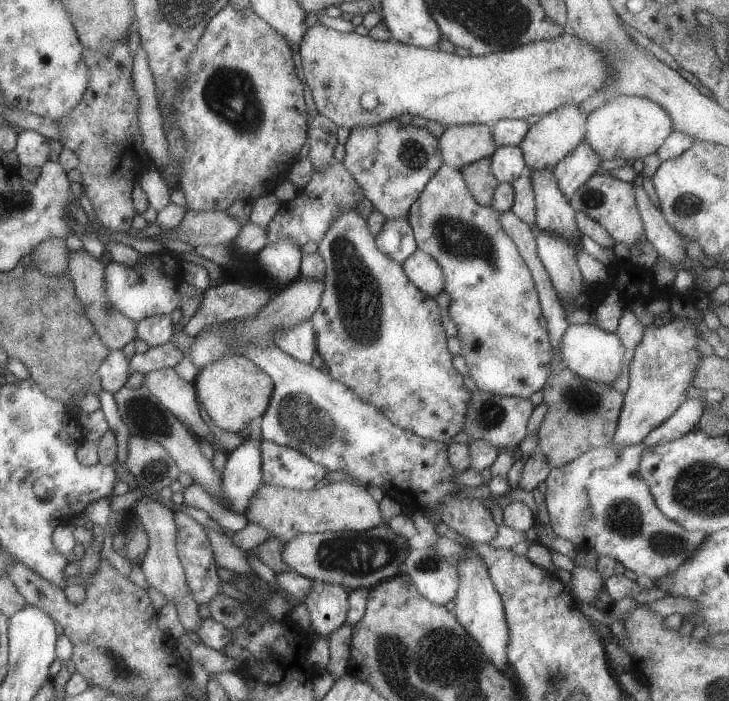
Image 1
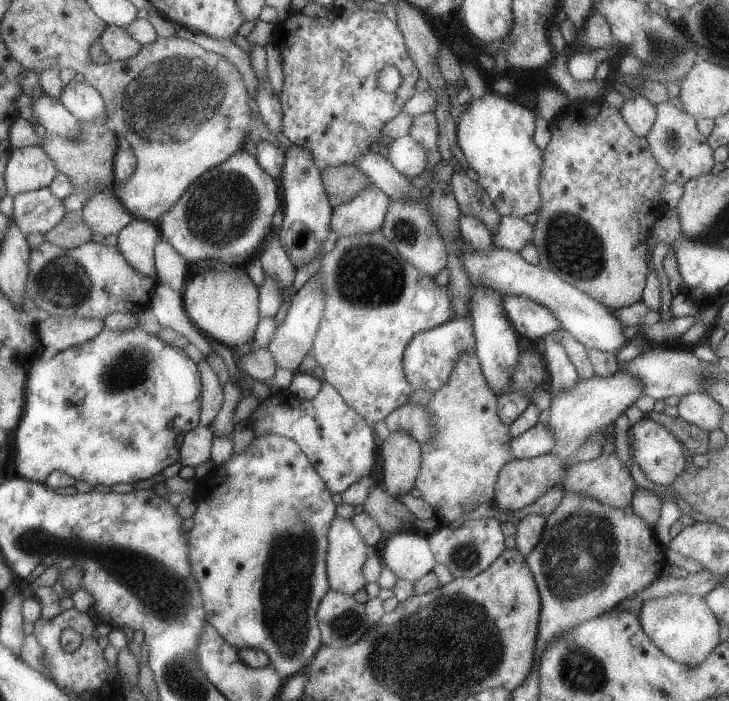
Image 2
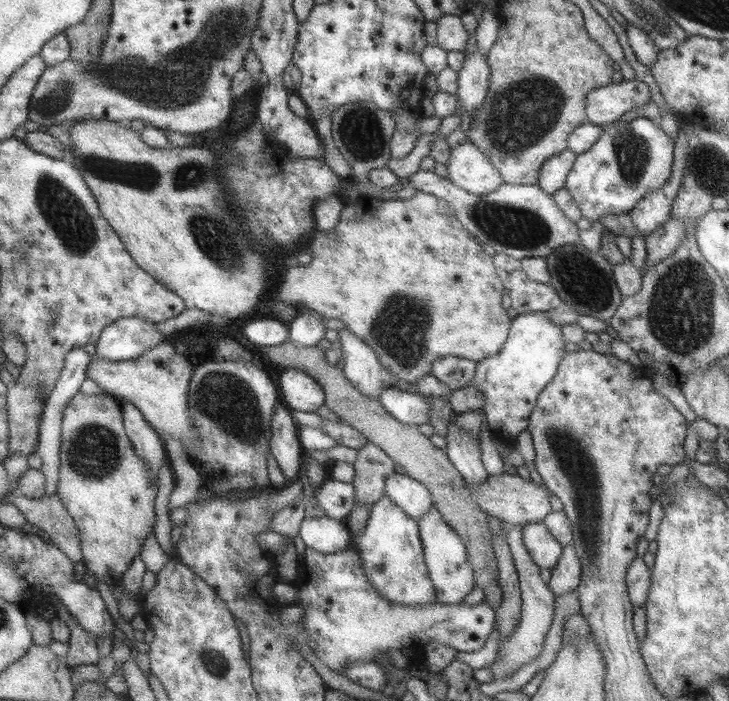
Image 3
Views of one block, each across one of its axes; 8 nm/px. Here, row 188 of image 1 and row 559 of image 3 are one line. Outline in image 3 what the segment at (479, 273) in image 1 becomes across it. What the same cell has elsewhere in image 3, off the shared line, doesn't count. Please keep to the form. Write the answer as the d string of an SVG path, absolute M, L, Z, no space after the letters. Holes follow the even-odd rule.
M432 507L417 521L423 546L424 563L431 578L435 599L447 605L464 602L475 587L476 581L472 566L468 562L466 543L463 538L442 518L441 512Z

